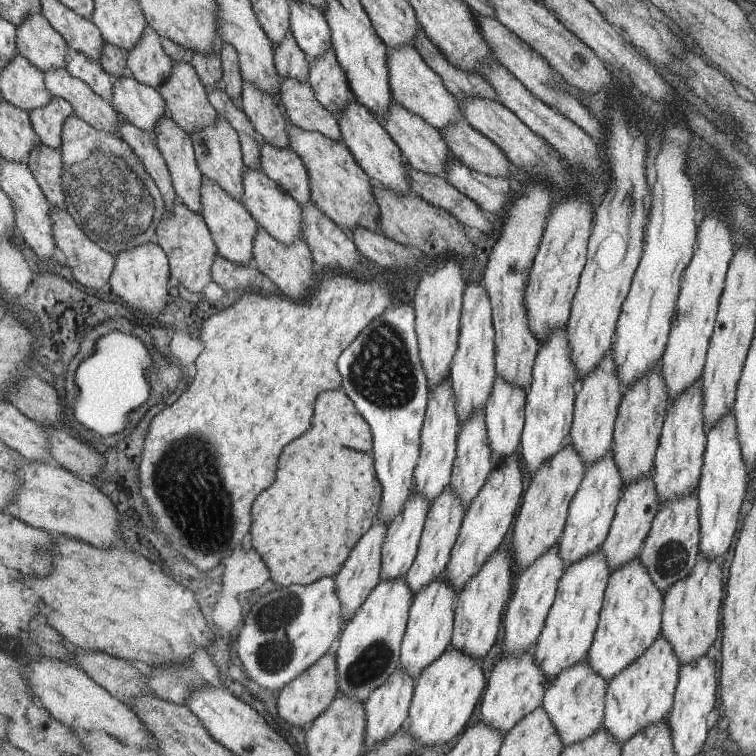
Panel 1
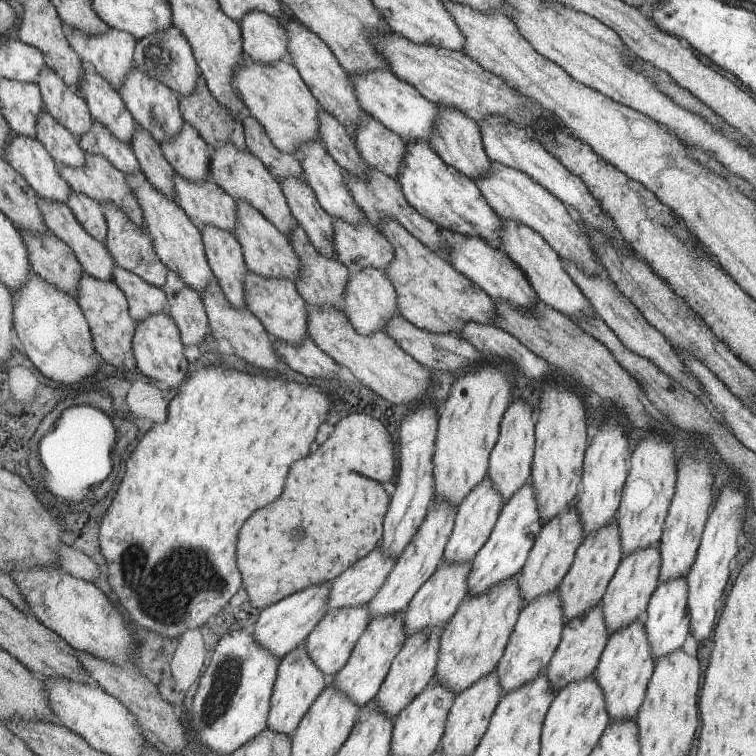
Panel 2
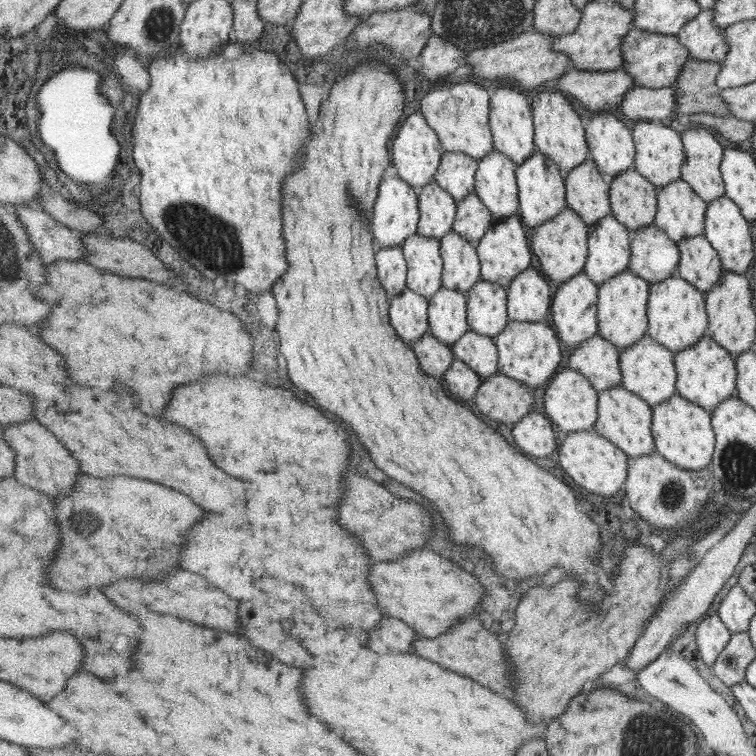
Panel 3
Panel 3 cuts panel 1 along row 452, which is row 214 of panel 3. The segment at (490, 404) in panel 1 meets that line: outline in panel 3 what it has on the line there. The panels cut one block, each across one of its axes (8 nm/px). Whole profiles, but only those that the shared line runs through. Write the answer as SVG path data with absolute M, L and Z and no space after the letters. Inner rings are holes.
M492 151L478 161L475 193L498 220L518 214L519 189L516 164L500 151Z

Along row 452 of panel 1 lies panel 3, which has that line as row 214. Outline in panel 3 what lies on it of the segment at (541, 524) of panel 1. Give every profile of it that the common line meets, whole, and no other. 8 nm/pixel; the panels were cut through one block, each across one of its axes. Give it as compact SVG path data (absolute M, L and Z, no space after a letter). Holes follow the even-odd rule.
M566 206L554 219L530 229L533 231L531 245L532 252L537 256L537 267L549 280L559 286L583 272L587 262L586 252L590 250L586 250L588 226L579 213Z

